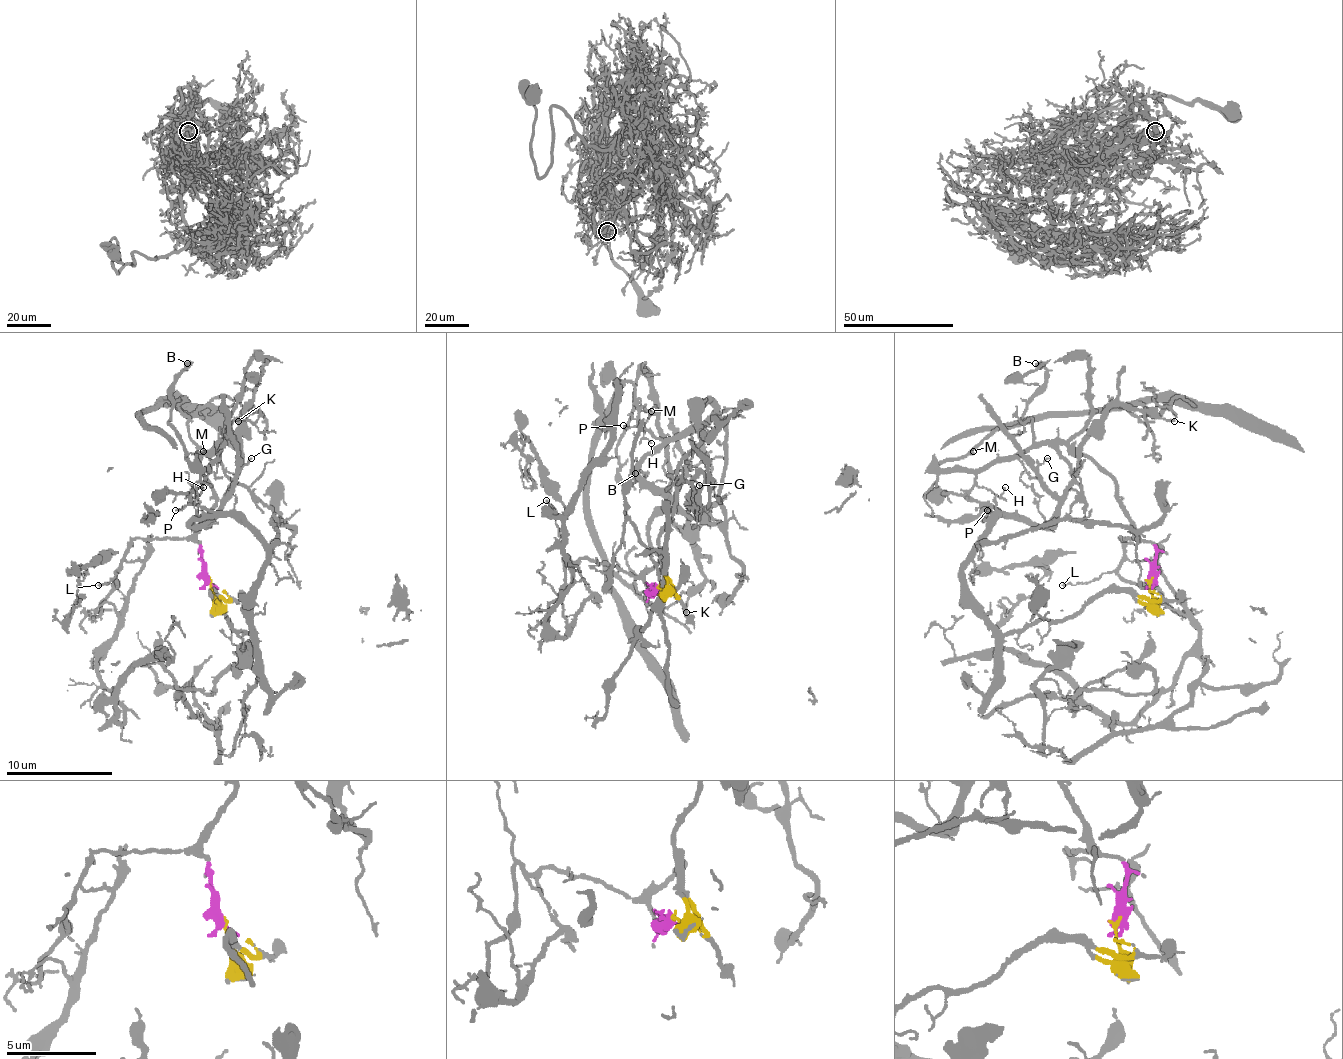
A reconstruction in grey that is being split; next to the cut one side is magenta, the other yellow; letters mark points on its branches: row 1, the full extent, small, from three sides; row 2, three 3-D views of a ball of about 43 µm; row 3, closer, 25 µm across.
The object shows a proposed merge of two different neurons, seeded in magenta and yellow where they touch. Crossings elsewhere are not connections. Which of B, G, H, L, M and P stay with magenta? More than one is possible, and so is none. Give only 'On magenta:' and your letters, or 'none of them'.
On magenta: B, H, L, M

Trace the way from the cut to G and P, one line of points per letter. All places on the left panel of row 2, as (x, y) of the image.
G: (209, 580), (228, 620), (252, 633), (265, 545), (231, 516), (199, 516), (191, 527), (201, 527), (252, 457)
P: (209, 580), (231, 625), (252, 633), (252, 596), (260, 583), (265, 545), (231, 516), (199, 505), (175, 511)

